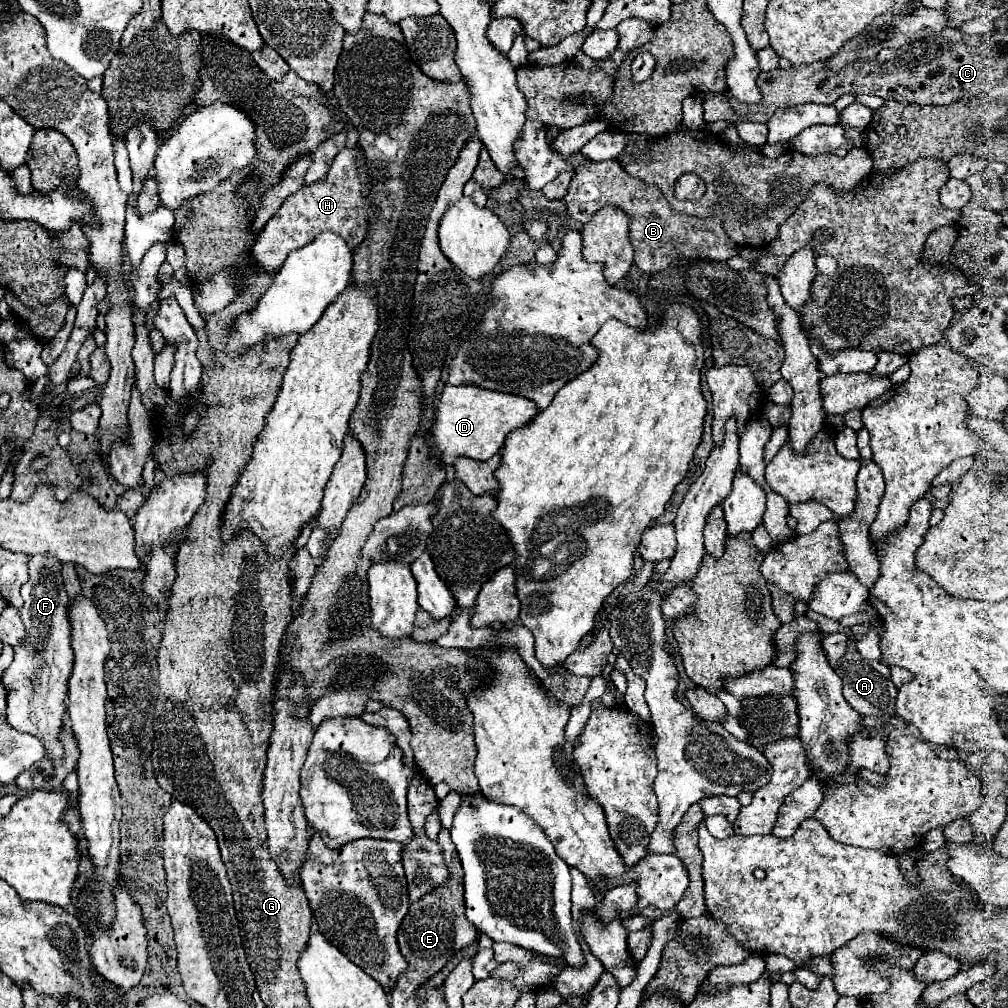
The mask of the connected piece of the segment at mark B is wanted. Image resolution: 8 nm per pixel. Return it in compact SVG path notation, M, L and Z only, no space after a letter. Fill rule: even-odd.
M590 161L576 169L576 175L564 197L568 215L576 227L592 221L592 217L604 207L614 205L630 215L630 241L634 247L634 263L650 273L668 267L681 267L692 259L728 261L738 253L738 245L724 233L722 227L710 223L710 217L696 219L676 213L656 185L648 185L630 177L618 161Z

